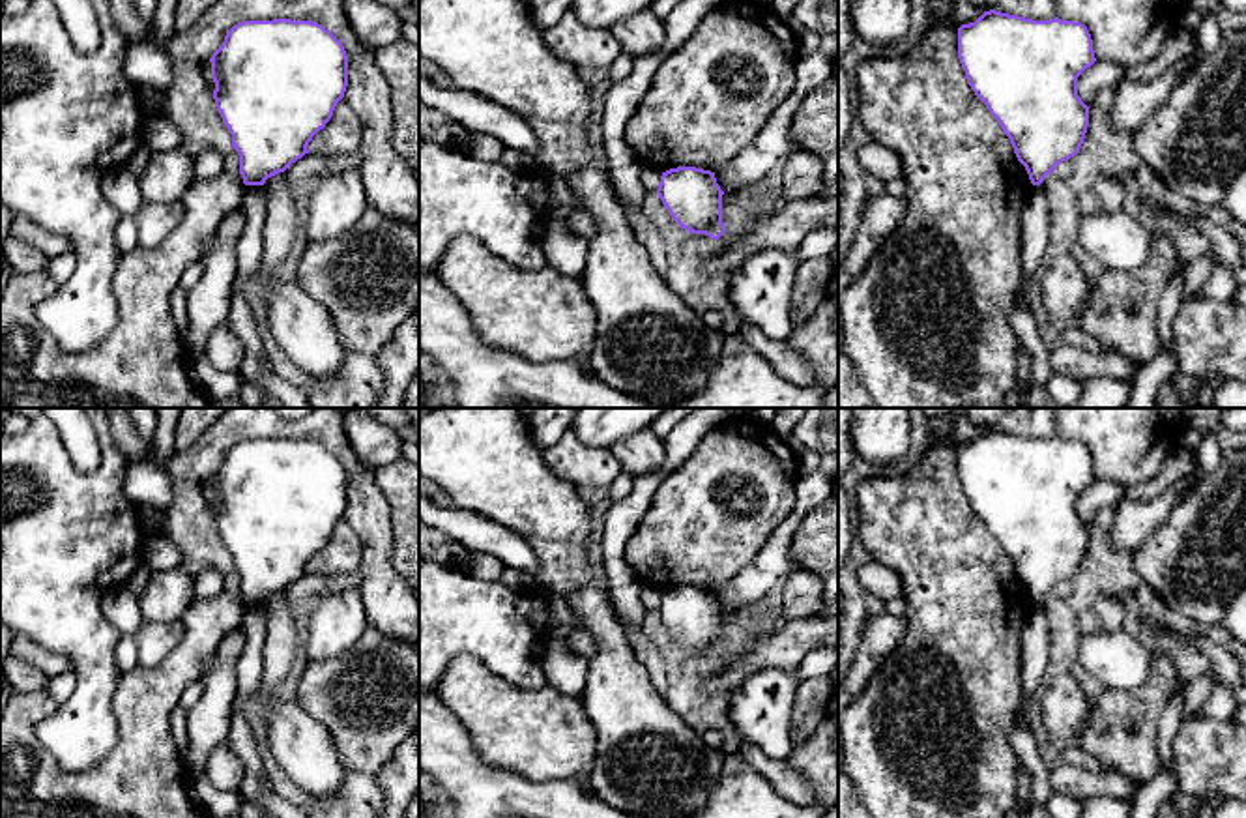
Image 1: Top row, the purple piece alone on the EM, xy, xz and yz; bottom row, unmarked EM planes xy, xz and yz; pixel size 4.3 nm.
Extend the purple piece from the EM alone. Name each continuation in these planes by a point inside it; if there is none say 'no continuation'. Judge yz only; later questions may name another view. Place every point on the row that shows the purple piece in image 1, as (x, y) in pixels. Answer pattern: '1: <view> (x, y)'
no continuation

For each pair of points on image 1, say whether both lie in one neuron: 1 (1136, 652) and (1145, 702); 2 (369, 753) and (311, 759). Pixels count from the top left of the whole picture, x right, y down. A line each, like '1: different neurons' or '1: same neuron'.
1: different neurons
2: different neurons

